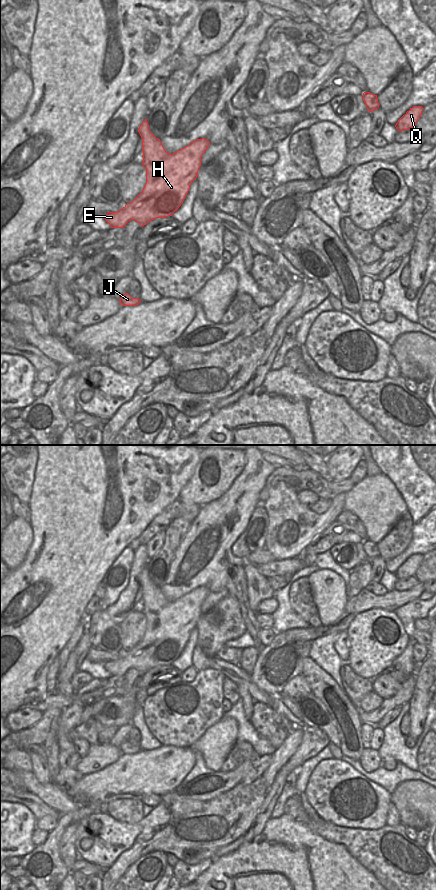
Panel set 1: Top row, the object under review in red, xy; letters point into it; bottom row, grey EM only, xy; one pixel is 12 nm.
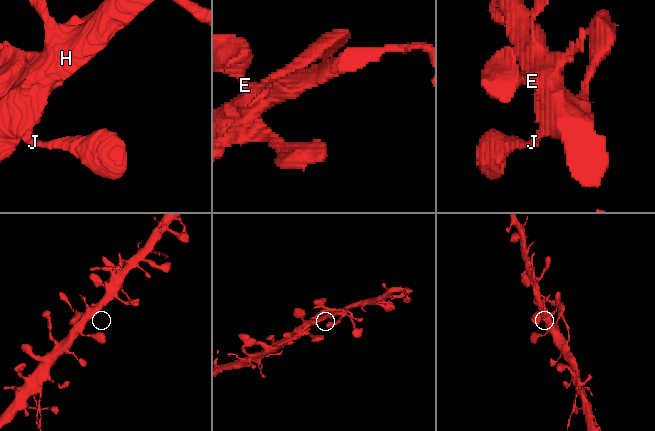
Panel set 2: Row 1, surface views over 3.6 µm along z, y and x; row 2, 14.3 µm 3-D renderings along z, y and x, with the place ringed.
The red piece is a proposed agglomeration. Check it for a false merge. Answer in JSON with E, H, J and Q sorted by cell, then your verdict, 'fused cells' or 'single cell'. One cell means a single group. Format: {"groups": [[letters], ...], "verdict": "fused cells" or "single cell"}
{"groups": [["E", "H", "J", "Q"]], "verdict": "single cell"}

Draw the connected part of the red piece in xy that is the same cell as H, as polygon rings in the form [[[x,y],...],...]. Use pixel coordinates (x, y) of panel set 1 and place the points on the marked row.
[[[147,119],[138,132],[142,138],[146,184],[132,202],[117,212],[105,215],[112,228],[124,228],[131,220],[142,227],[156,218],[172,216],[183,203],[191,183],[196,180],[201,157],[210,144],[205,138],[197,139],[170,154],[149,130]]]

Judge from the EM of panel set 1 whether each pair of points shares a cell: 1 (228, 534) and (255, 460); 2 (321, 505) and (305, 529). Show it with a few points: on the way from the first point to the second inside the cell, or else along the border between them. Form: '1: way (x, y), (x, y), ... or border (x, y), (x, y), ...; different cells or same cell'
1: way (240, 516), (240, 499), (252, 479); same cell
2: border (331, 500), (321, 513), (309, 508); different cells

